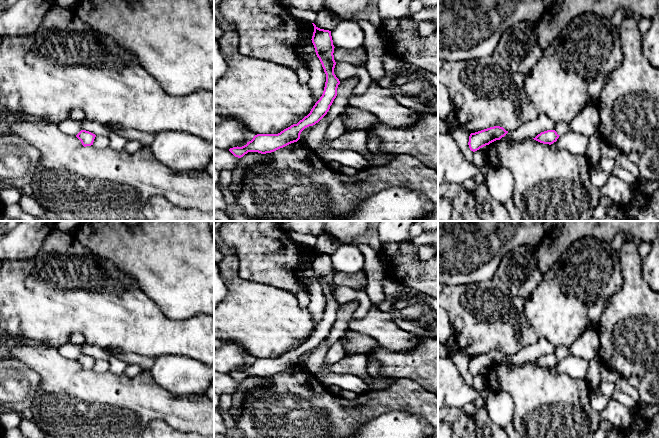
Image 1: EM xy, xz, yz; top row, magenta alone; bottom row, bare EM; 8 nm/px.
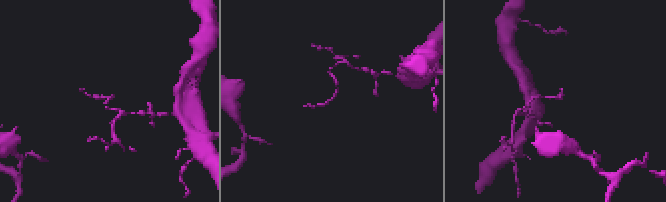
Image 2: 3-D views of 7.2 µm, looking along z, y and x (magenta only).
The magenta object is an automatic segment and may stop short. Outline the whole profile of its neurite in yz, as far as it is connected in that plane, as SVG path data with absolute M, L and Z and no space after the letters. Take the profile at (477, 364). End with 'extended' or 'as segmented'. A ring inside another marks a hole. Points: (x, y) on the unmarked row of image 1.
M494 350L475 357L471 357L468 366L469 372L471 375L475 376L496 364L500 364L507 357L508 355L500 350Z; as segmented

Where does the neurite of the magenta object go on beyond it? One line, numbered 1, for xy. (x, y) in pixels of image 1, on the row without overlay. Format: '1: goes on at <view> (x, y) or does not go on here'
1: does not go on here

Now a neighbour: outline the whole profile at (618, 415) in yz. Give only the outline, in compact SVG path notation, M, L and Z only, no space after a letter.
M600 382L599 390L609 397L606 408L600 413L600 418L607 420L618 429L631 427L634 421L633 410L628 409L613 397L613 393L616 391L616 384Z

